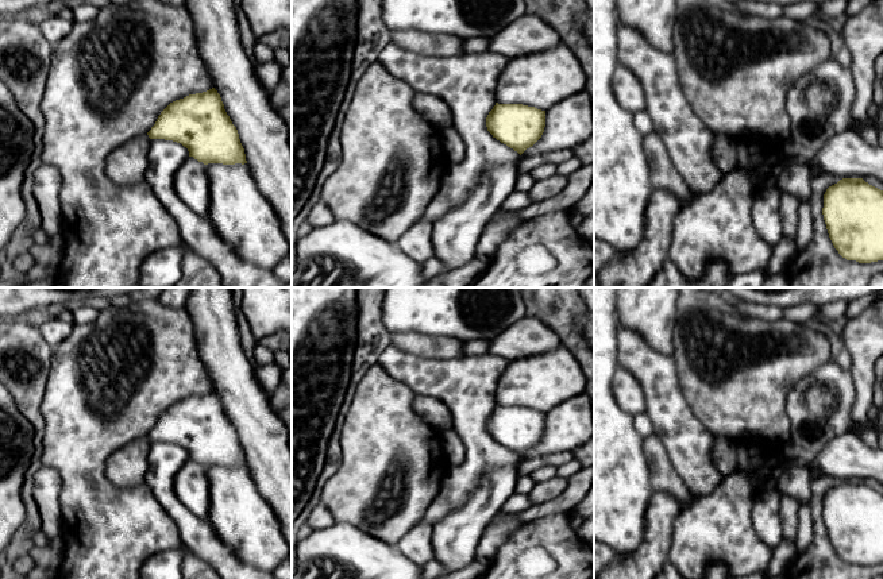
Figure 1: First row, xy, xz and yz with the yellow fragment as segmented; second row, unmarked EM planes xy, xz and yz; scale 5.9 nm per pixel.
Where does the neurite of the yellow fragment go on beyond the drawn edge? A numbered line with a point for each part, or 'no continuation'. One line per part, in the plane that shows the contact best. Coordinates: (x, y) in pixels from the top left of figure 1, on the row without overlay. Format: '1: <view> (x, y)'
no continuation

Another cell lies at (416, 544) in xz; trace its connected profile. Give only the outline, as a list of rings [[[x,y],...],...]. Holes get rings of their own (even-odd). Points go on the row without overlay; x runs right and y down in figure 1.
[[[420,521],[397,544],[398,551],[419,566],[435,560],[432,547],[433,525]]]

